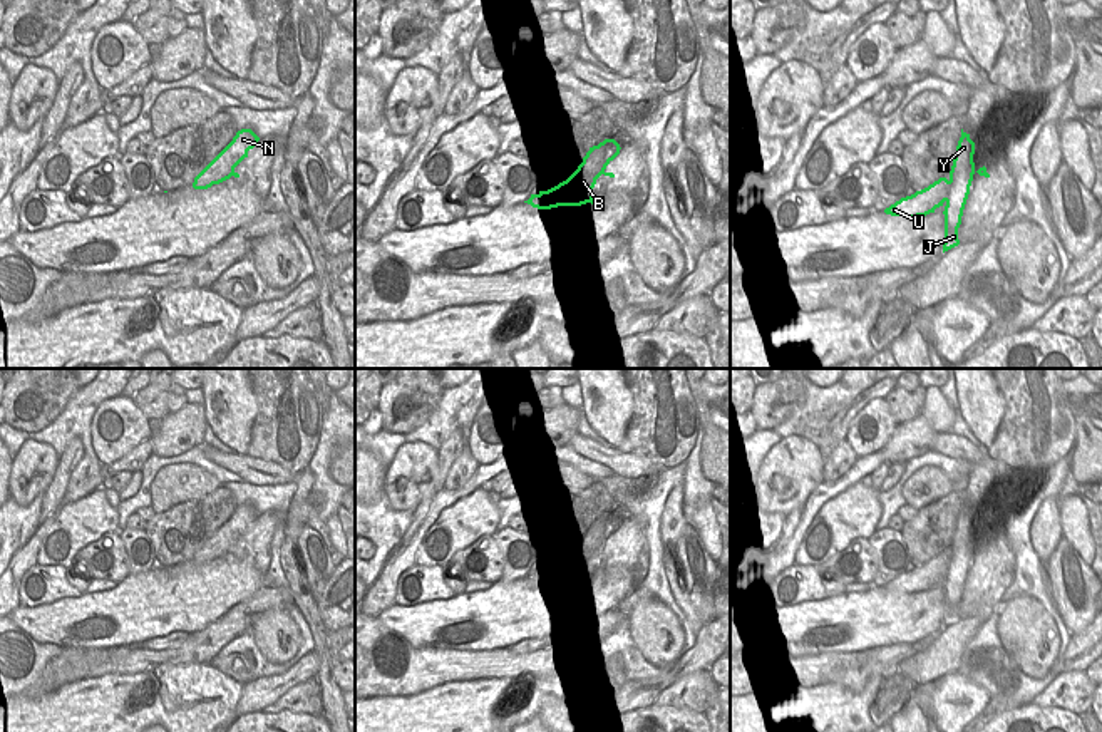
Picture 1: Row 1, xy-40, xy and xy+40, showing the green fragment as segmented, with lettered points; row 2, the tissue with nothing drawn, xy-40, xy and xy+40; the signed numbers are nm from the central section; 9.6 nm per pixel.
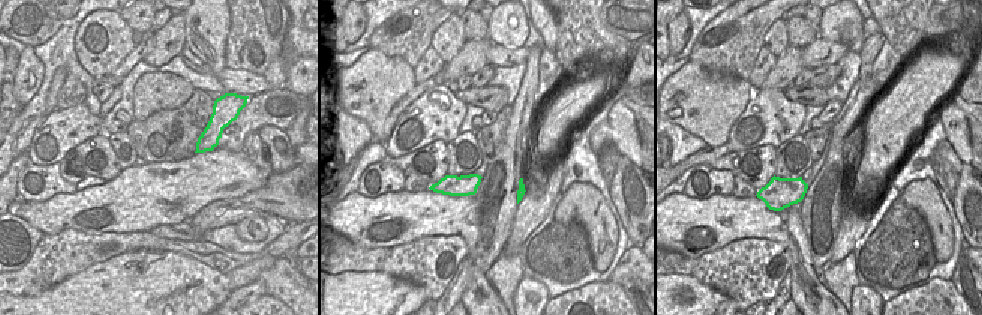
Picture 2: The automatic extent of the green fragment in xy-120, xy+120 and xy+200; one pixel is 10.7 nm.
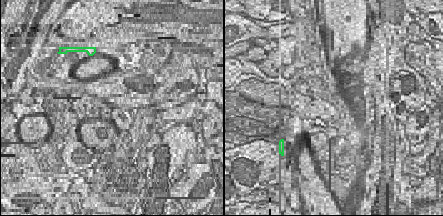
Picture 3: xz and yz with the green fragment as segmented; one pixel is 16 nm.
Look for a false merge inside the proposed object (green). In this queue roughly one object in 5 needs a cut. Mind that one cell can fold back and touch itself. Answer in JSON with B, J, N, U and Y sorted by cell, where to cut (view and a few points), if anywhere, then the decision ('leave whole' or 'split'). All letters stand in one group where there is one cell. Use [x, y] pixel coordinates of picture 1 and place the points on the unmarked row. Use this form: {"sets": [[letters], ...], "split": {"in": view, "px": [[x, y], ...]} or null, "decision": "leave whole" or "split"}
{"sets": [["B", "J", "N", "U", "Y"]], "split": null, "decision": "leave whole"}

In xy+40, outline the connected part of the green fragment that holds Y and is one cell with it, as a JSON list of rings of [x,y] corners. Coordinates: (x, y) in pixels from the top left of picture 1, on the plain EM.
[[[961,504],[961,513],[956,521],[956,529],[950,546],[950,553],[940,553],[928,563],[916,566],[911,571],[901,573],[884,585],[891,591],[918,593],[935,588],[943,581],[945,586],[945,618],[943,628],[958,621],[958,603],[961,600],[963,585],[970,570],[973,549],[990,553],[986,543],[975,544],[973,538],[975,518]]]

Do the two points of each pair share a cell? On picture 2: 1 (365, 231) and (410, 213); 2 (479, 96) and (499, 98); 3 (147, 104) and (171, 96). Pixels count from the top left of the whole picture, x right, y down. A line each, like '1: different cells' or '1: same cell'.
1: same cell
2: same cell
3: same cell

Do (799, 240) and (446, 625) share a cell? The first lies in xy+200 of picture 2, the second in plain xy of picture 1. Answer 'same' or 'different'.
same

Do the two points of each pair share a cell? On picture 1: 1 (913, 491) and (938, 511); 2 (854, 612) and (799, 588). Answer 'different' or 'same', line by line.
1: different
2: different

